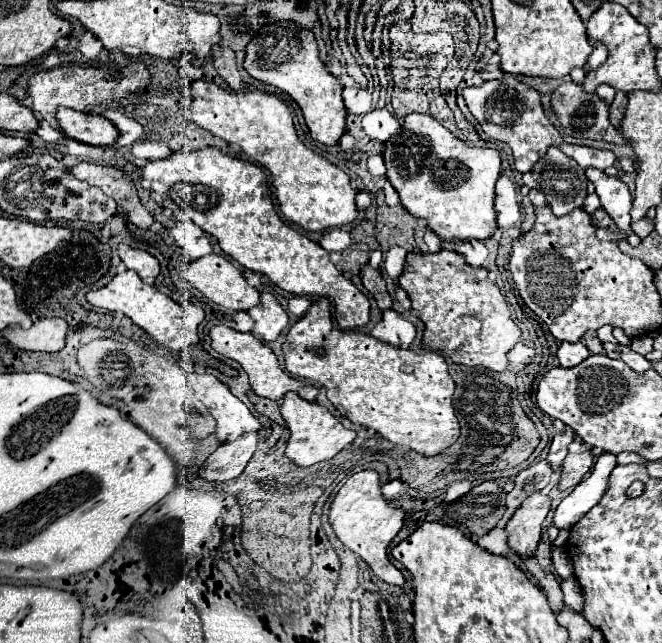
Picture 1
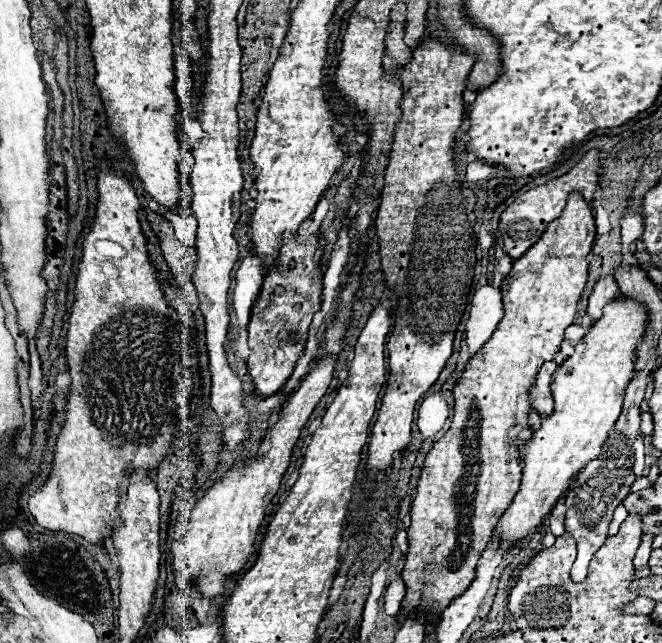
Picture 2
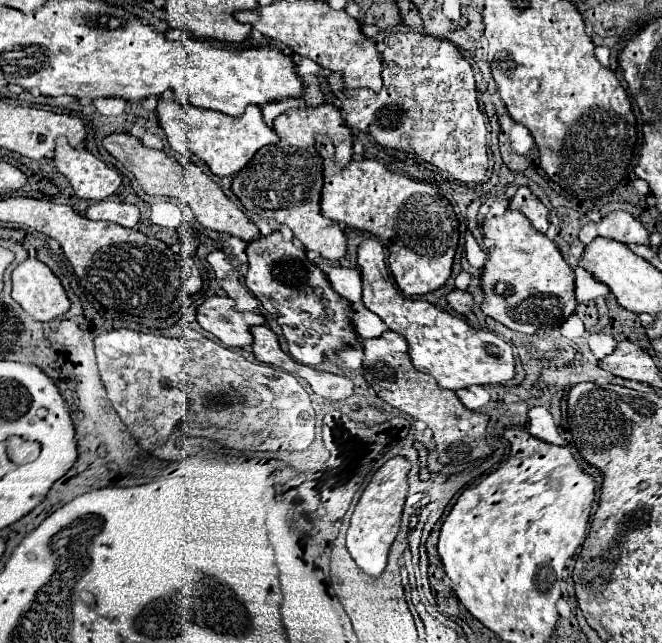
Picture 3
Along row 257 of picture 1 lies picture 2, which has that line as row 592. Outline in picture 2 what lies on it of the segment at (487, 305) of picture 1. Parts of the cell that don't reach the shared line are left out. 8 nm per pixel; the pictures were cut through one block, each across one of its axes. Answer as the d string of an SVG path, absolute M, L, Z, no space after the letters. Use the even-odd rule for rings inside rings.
M570 192L568 202L560 218L548 224L540 240L514 262L510 274L502 282L502 302L504 318L494 330L492 338L470 358L462 370L460 380L456 382L454 396L454 416L450 430L434 442L432 450L424 458L420 480L416 486L416 498L412 500L412 526L408 528L410 548L406 552L406 562L402 570L402 580L406 582L406 596L402 600L402 616L424 610L428 622L438 620L438 614L460 596L476 576L476 564L492 536L494 526L500 516L512 504L522 476L522 462L518 444L518 432L530 428L528 412L530 398L528 388L534 382L534 376L542 362L552 360L560 350L564 340L564 330L576 318L576 304L582 296L588 278L588 256L594 242L594 210L584 200L580 192Z

